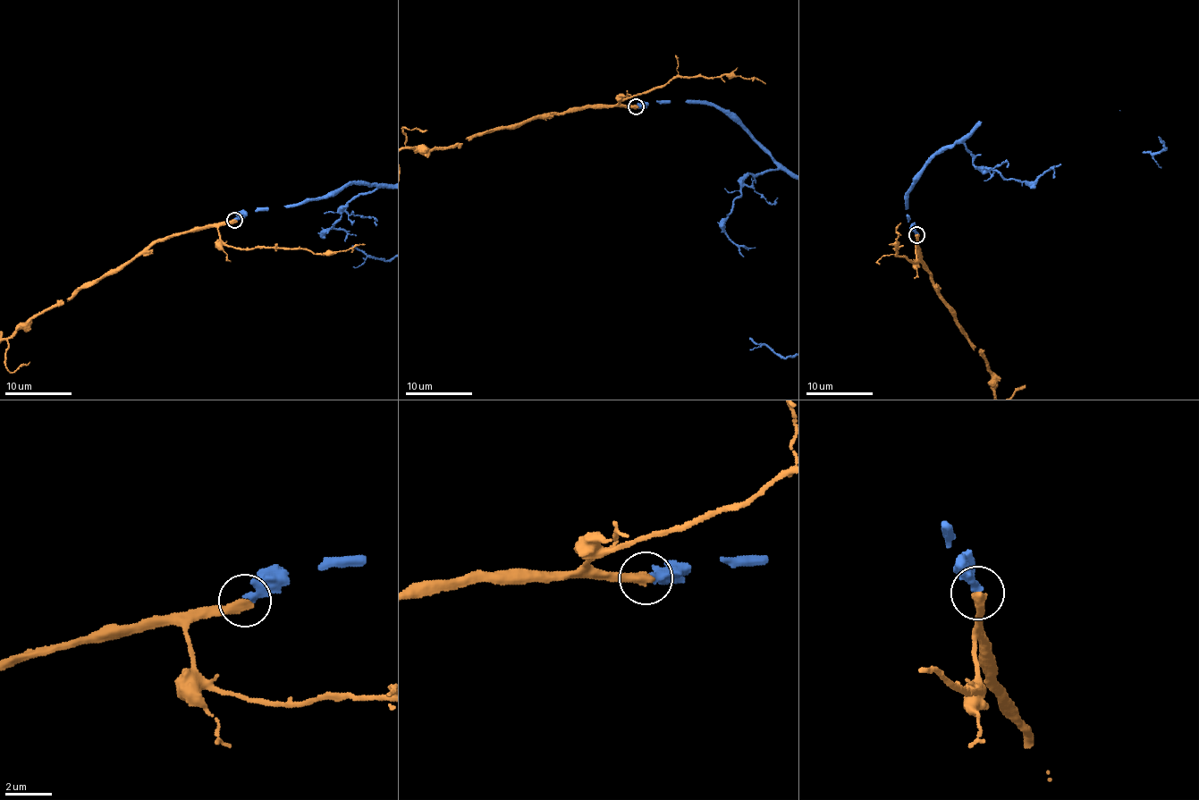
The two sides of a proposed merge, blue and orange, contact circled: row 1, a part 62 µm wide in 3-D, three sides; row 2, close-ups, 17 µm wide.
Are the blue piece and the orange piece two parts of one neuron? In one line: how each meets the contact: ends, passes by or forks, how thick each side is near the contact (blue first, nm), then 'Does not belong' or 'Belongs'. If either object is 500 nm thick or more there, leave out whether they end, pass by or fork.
At the ring blue ends. At the ring orange ends. Thickness 360 nm (blue) against 420 nm. Belongs

